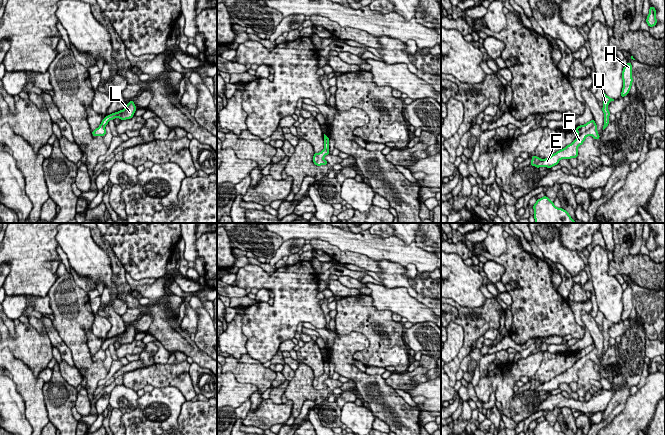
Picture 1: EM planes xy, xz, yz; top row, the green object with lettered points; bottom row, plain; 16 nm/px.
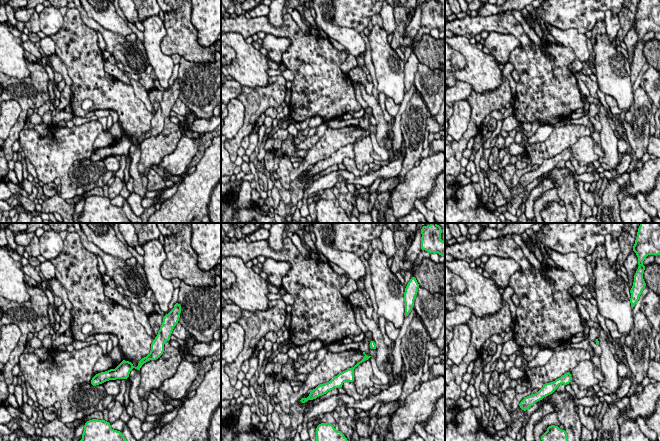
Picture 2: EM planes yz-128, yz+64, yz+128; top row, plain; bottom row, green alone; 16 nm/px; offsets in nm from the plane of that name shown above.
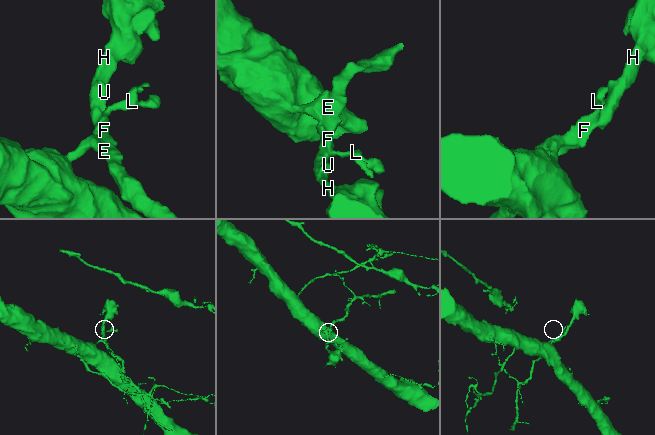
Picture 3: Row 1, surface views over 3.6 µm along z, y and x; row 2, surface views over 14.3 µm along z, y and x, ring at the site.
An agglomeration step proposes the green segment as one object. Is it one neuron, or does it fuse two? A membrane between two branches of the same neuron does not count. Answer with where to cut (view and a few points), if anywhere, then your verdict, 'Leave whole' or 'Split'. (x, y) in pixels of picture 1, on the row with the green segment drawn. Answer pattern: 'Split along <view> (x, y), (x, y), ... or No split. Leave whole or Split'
Split along yz (595, 123), (578, 136). Split

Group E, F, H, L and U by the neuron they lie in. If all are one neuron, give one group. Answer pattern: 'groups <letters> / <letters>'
groups E F H U / L

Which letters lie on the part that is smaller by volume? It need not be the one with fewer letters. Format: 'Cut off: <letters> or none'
Cut off: E, F, H, U

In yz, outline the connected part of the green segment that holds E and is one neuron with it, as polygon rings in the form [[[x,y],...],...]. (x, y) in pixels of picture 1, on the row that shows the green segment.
[[[595,123],[587,132],[584,132],[576,137],[576,139],[568,144],[565,148],[552,154],[550,157],[540,160],[535,167],[547,167],[551,168],[558,165],[559,161],[562,159],[571,159],[578,157],[578,147],[583,144],[587,136],[592,136],[594,139],[599,140],[600,135],[597,131],[597,124]]]

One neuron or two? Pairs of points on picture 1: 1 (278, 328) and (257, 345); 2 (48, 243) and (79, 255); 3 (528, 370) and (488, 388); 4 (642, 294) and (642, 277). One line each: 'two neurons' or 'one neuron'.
1: one neuron
2: two neurons
3: one neuron
4: two neurons

